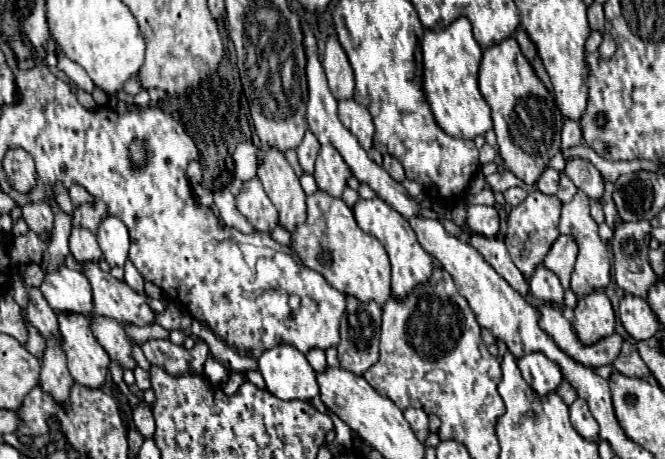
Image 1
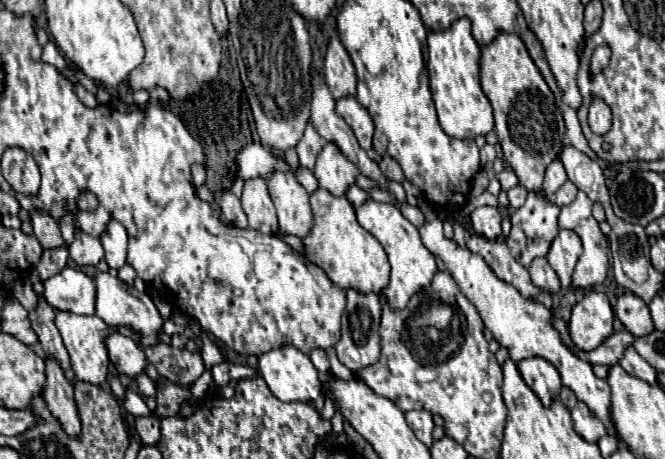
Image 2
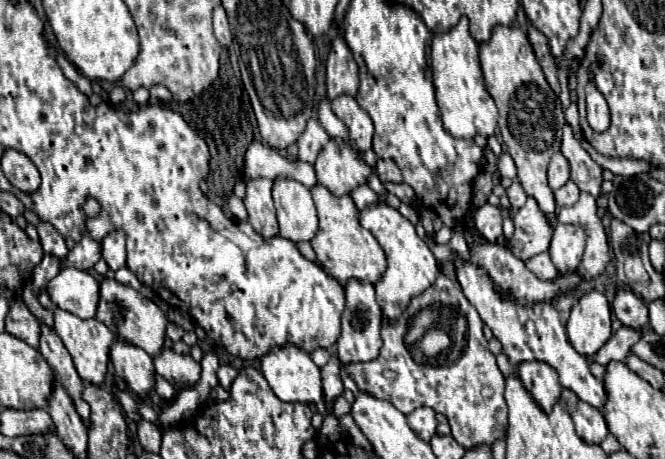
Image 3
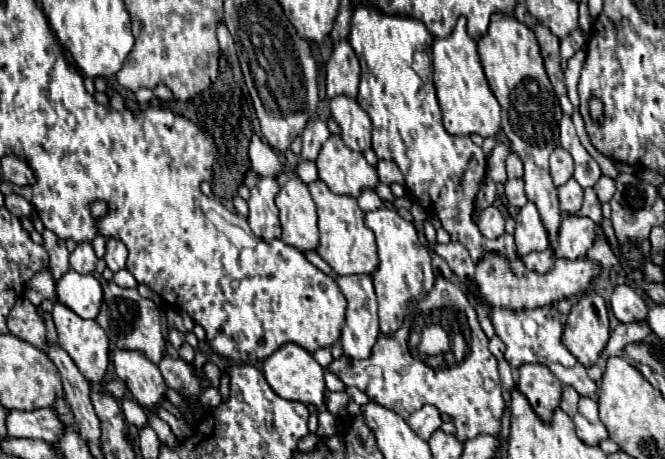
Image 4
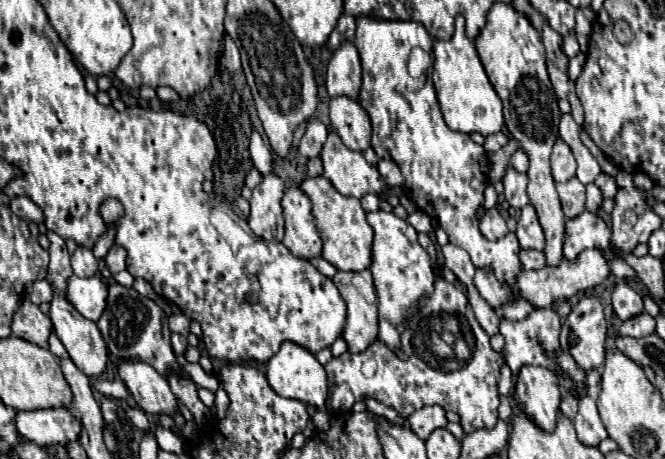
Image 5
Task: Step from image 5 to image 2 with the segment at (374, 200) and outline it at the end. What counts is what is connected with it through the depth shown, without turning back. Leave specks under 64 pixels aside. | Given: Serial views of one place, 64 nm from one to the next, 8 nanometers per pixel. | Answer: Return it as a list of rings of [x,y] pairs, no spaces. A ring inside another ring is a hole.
[[[352,186],[352,188],[348,190],[346,198],[352,202],[352,206],[354,206],[354,208],[360,208],[360,206],[370,198],[370,196],[368,196],[368,192],[366,192],[366,190],[362,190],[362,188],[358,188],[358,186]]]

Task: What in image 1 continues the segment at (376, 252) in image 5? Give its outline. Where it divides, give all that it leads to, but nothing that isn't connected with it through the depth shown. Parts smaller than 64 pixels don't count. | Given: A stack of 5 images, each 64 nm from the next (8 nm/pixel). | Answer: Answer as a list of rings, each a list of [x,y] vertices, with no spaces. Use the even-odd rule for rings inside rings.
[[[372,198],[372,200],[358,200],[358,204],[354,206],[354,218],[364,232],[372,234],[374,238],[378,238],[384,244],[384,248],[390,256],[390,264],[392,264],[392,296],[396,300],[406,300],[406,296],[418,284],[428,282],[428,278],[432,276],[432,270],[434,270],[432,256],[420,246],[416,232],[410,228],[408,220],[402,214],[398,214],[394,208],[390,208],[384,200]]]

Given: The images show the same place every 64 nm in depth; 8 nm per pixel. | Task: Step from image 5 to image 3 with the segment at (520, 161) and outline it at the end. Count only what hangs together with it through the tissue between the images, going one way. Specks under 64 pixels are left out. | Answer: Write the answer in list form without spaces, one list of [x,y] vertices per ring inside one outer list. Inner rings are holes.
[[[502,152],[502,156],[500,156],[500,162],[498,162],[498,170],[500,170],[500,174],[502,176],[506,176],[506,178],[510,178],[510,180],[514,180],[516,178],[516,164],[514,164],[514,160],[512,160],[512,156],[508,154],[508,152]]]

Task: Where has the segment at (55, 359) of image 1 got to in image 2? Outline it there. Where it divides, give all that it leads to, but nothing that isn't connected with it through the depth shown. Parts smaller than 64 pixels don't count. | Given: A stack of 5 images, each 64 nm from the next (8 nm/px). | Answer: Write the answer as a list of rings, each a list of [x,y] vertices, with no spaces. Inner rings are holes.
[[[46,360],[44,402],[48,412],[60,422],[62,430],[72,438],[80,438],[80,416],[74,400],[74,386],[64,380],[64,372],[60,372],[56,360]]]

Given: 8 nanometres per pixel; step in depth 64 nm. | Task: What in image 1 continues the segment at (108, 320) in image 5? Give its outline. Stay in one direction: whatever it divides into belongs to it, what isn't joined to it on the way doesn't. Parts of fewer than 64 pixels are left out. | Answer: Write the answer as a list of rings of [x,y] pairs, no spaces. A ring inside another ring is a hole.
[[[94,262],[84,264],[84,274],[92,284],[94,312],[98,316],[136,326],[148,326],[156,322],[156,312],[148,306],[144,294],[138,294],[126,282],[112,278],[108,272],[102,272]]]

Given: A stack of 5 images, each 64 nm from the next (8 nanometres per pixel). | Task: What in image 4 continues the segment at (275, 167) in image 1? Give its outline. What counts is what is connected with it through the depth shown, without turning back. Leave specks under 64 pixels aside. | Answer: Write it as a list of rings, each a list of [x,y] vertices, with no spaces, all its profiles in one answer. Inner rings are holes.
[[[298,178],[284,184],[276,196],[276,206],[280,210],[282,240],[300,252],[318,248],[318,226],[316,226],[316,206],[306,188]]]

